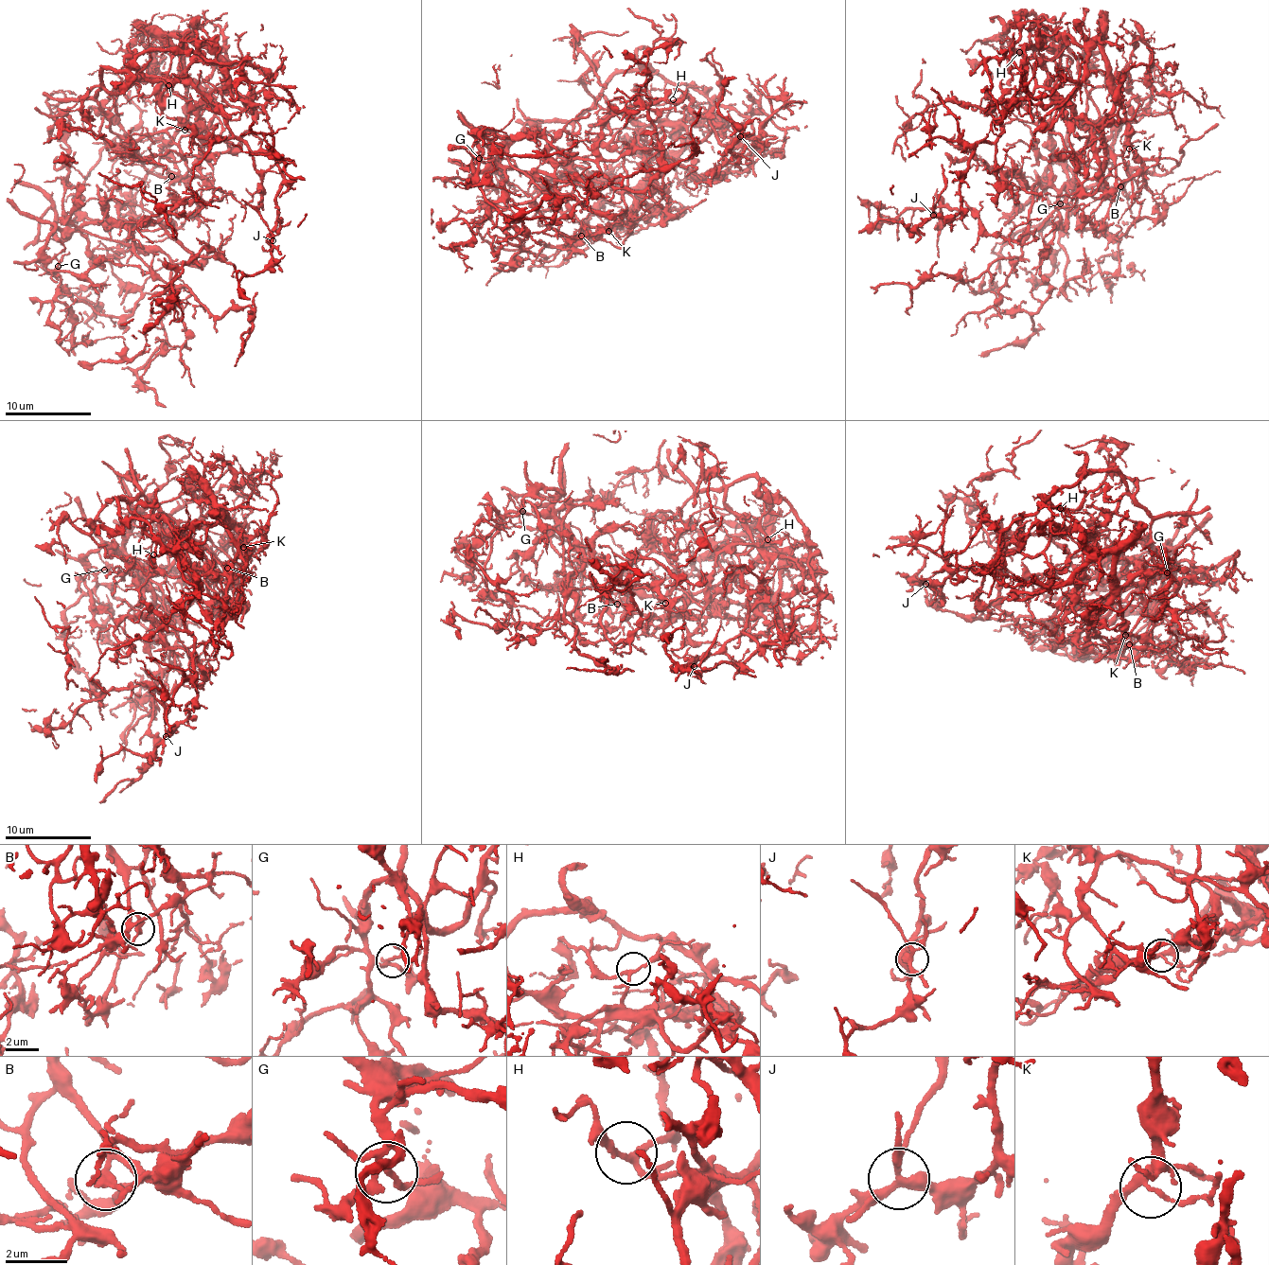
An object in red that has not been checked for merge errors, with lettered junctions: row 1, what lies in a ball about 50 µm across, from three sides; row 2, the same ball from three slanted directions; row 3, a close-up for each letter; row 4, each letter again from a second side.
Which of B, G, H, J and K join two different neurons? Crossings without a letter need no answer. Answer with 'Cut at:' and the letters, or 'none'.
Cut at: B

